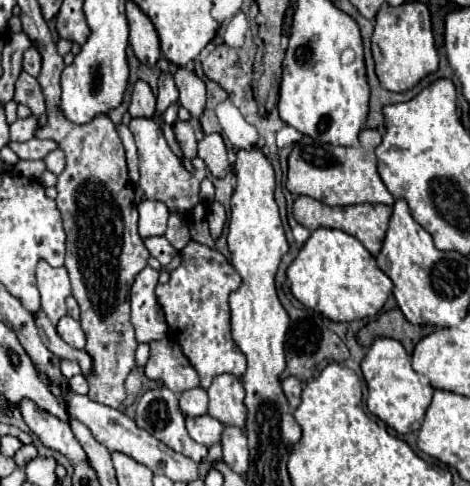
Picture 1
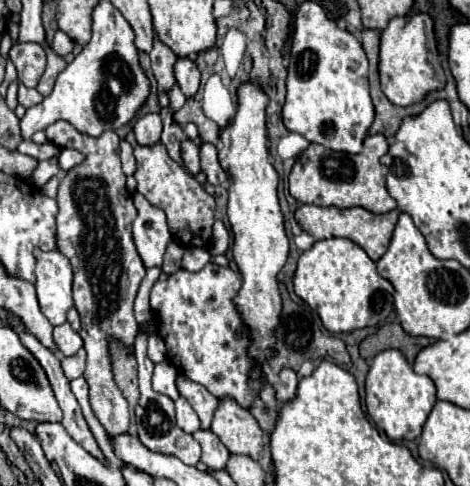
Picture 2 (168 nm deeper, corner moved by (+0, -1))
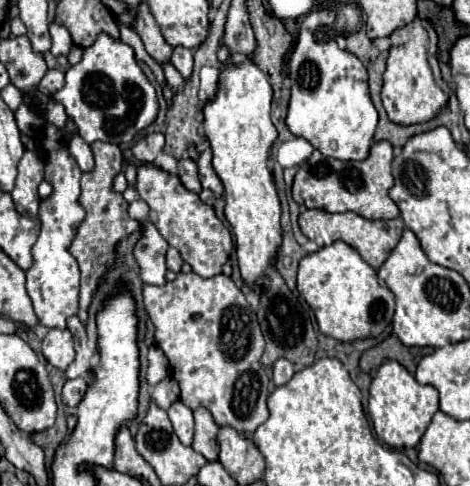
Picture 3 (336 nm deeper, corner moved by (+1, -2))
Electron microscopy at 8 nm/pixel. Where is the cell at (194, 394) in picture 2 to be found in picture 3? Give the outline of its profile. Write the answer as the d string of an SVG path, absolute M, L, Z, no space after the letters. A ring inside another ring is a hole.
M196 407L194 409L194 419L196 419L196 433L194 433L194 443L192 447L202 453L208 461L218 459L218 441L216 441L216 433L218 433L218 425L212 417L212 413L206 407Z

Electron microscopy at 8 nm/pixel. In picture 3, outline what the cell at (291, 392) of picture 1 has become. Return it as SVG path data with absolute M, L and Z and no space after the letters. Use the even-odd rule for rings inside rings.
M278 359L272 369L274 369L272 381L274 381L276 387L288 383L288 379L292 379L292 375L294 375L294 365L288 359Z

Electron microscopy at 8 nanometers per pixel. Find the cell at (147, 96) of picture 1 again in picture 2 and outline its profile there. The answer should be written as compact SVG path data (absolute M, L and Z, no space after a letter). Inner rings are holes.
M147 114L139 118L133 128L139 146L155 146L161 138L161 130L163 130L163 122L159 114Z

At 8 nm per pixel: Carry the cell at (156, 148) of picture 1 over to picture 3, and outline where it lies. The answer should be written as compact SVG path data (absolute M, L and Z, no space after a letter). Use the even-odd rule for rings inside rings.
M154 163L140 165L136 181L140 199L150 205L150 221L158 227L162 237L180 251L182 259L192 265L192 271L200 277L212 277L222 273L222 265L230 257L232 235L216 217L214 209L206 205L194 191L188 191L178 175L172 175Z

